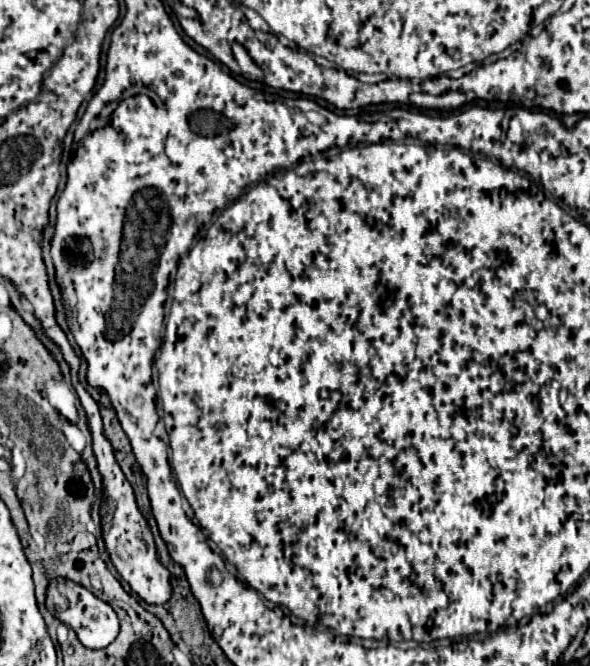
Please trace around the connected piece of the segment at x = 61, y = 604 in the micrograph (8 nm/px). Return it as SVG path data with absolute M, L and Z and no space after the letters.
M49 580L45 606L57 620L61 620L63 624L67 624L69 628L75 630L79 642L85 648L91 648L91 650L107 648L119 634L119 620L117 620L117 614L113 612L113 608L107 602L99 600L85 586L73 584L73 580Z

